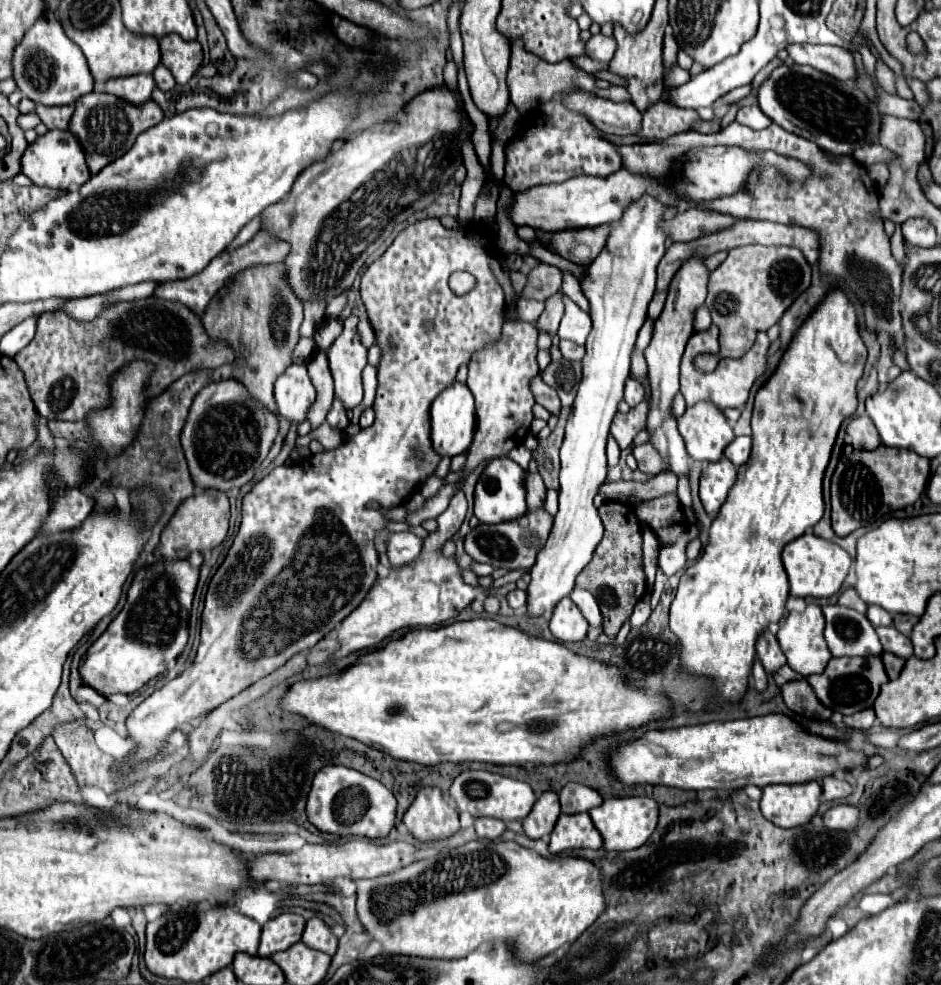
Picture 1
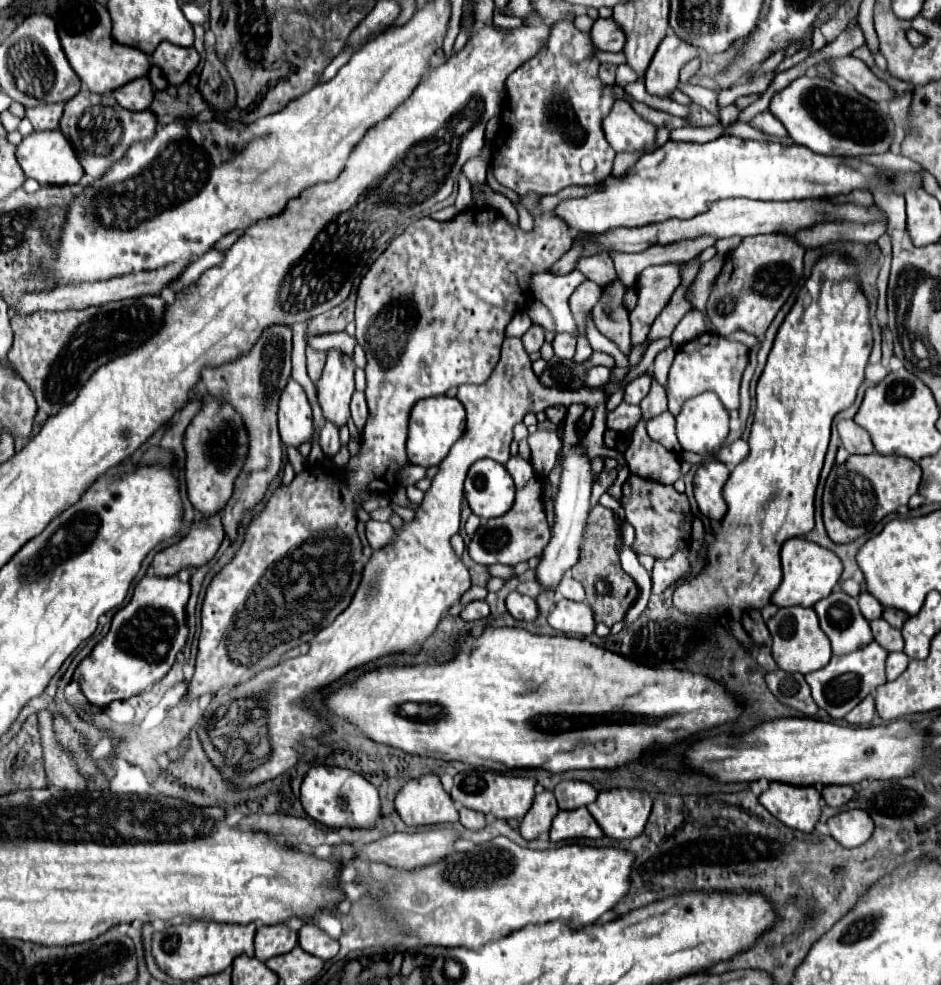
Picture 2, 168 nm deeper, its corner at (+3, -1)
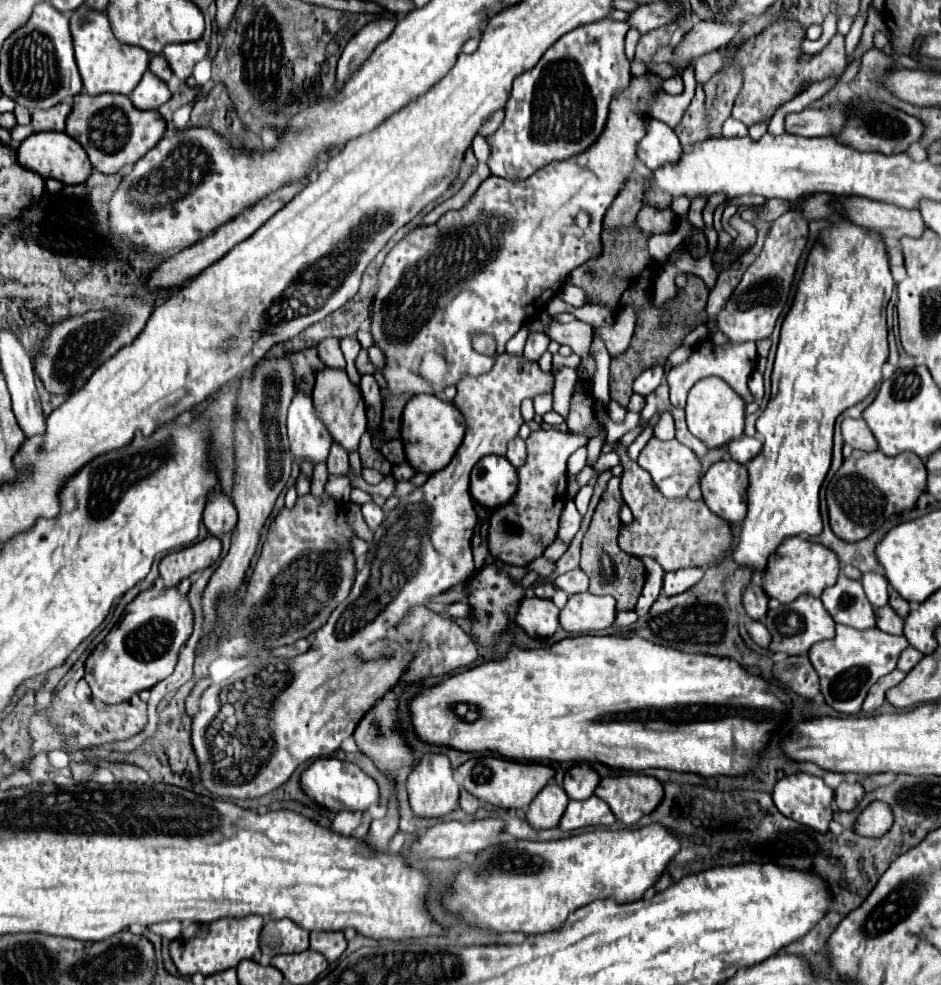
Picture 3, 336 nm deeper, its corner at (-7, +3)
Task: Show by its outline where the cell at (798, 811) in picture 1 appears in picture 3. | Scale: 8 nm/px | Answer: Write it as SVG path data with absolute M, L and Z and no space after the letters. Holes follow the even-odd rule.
M799 772L799 774L791 774L791 776L781 778L773 790L773 802L783 816L787 816L799 824L805 824L821 834L825 834L829 830L829 822L833 816L833 810L831 810L833 790L819 776Z

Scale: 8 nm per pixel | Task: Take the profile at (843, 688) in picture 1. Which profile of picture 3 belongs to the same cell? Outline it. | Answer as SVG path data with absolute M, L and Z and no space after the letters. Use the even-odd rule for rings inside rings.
M837 624L835 638L817 642L809 650L809 660L819 674L821 690L825 702L843 714L859 714L861 704L869 692L869 688L885 674L893 672L899 660L899 654L909 646L905 636L891 636L881 632L879 628L857 630L851 626Z

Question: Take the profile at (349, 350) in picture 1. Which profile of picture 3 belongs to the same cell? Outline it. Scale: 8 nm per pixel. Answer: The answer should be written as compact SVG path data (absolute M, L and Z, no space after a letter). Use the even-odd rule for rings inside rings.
M325 368L323 372L319 372L317 382L315 382L315 390L311 396L313 396L317 416L327 426L327 432L331 434L331 438L339 446L343 446L347 452L357 450L359 440L367 430L367 418L365 418L365 404L363 404L361 392L355 384L351 384L347 372L335 370L335 368Z

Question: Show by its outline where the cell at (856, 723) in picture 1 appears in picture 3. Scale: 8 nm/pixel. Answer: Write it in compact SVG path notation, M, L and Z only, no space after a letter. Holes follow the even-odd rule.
M893 670L891 674L883 676L879 682L875 682L875 686L871 686L865 702L863 702L863 714L871 714L873 710L877 710L883 702L885 702L885 692L893 686L897 686L907 674L901 670Z

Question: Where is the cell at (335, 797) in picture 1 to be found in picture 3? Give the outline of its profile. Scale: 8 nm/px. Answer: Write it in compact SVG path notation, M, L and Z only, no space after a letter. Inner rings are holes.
M317 758L301 776L301 788L303 792L317 802L319 806L339 812L339 810L349 810L349 812L365 812L371 804L379 802L379 788L373 778L369 778L359 766L351 762L343 762L337 758Z

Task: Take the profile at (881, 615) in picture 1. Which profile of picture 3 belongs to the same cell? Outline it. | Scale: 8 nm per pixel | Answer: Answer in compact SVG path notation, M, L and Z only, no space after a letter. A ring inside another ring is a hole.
M865 572L861 578L863 590L871 602L873 608L885 606L889 602L889 590L887 590L887 578L877 572Z

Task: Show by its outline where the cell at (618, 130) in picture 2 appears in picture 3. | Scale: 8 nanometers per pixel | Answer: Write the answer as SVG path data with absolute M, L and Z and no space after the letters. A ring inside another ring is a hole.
M655 118L649 120L647 134L637 146L639 160L649 170L657 170L659 166L677 162L681 158L681 154L683 154L683 150L681 150L679 138L673 132L673 128L669 128L667 124L663 124Z

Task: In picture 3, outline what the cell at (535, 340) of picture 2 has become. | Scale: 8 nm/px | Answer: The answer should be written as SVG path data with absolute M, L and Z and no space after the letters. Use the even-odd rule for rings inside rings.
M543 332L529 334L523 356L525 356L529 362L537 362L537 360L541 358L541 354L547 350L547 346L549 346L549 338L547 338Z

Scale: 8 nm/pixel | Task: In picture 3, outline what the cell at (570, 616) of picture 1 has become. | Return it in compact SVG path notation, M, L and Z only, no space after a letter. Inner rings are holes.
M591 592L575 594L561 610L561 628L569 634L597 632L615 622L615 598L595 596Z

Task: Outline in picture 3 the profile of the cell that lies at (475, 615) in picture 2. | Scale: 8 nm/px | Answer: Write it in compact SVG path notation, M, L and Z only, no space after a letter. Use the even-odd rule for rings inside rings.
M465 600L447 606L447 612L449 612L449 616L453 616L453 618L469 618L469 616L471 616L471 612L469 612Z

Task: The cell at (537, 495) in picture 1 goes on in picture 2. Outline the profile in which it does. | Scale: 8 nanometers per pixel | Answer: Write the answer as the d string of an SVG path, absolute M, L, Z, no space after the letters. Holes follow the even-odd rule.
M513 456L513 458L509 458L507 464L509 464L509 466L505 466L505 468L509 470L509 474L511 474L511 478L515 480L515 486L517 486L517 488L523 488L523 486L535 476L531 462L523 460L521 456Z

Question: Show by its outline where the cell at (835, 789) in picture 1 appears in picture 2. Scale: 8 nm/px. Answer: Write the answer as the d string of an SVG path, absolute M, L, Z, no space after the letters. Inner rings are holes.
M825 786L821 790L821 794L823 794L823 800L827 806L841 806L851 800L855 790L853 790L853 786Z

